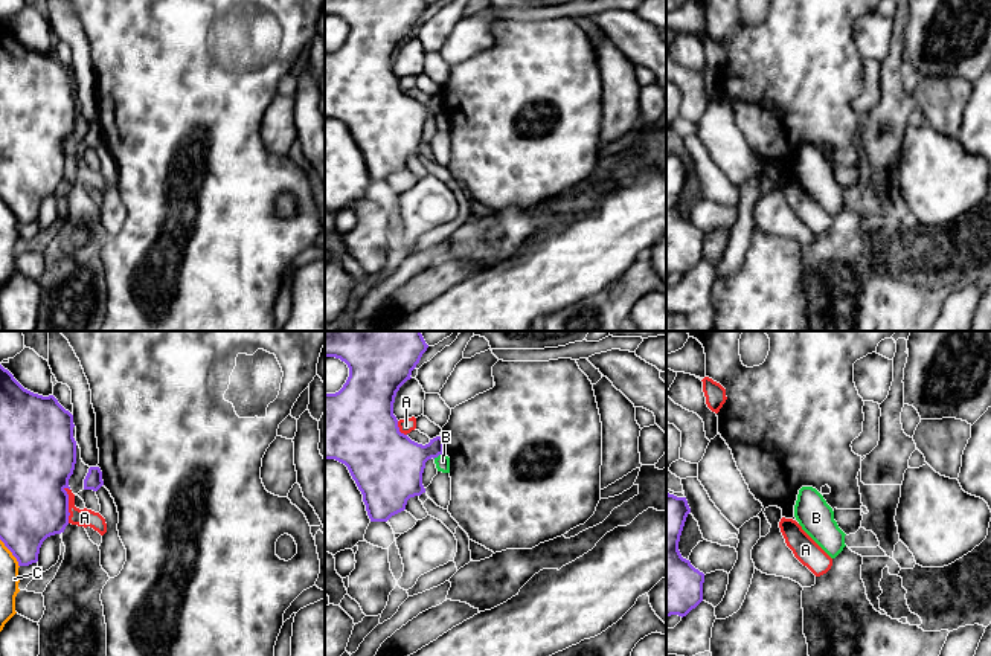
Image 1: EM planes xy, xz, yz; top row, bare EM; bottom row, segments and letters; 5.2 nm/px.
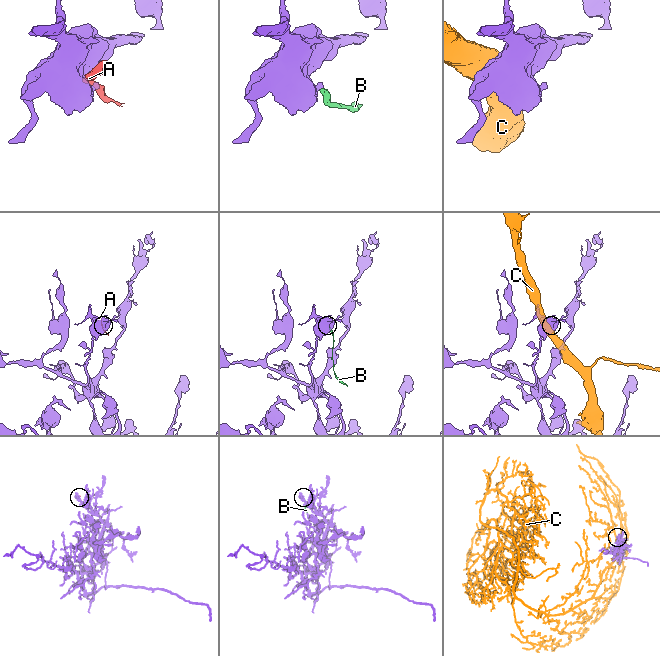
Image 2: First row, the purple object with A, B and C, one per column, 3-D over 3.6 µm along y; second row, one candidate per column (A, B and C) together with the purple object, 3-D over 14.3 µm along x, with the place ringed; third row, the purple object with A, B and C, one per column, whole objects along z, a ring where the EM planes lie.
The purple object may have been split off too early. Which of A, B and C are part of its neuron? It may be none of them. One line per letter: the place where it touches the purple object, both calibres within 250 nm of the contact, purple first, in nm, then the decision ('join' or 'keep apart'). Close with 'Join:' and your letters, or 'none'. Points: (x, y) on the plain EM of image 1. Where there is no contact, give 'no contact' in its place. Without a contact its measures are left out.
A: contact xy (67, 164); calibres 360 and 100 nm; keep apart
B: contact xz (438, 113); calibres 320 and 80 nm; keep apart
C: contact xy (11, 209); calibres 340 and 100 nm; keep apart
Join: none

